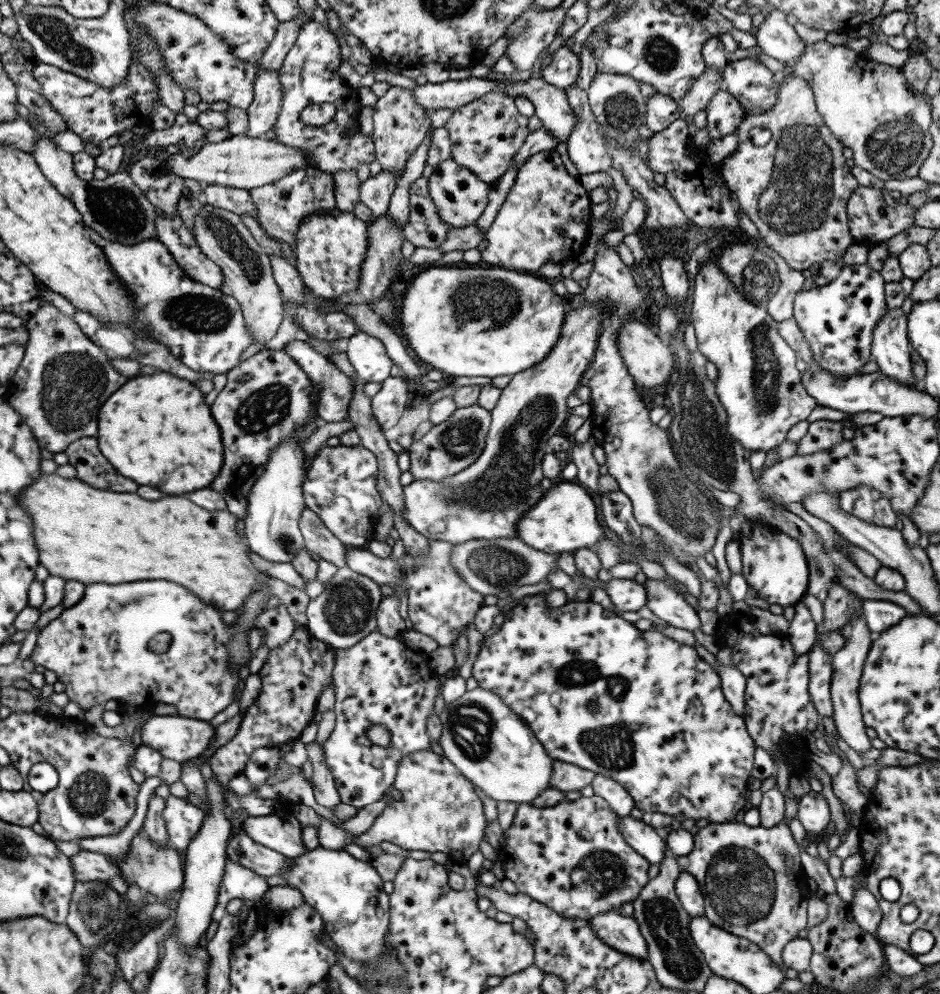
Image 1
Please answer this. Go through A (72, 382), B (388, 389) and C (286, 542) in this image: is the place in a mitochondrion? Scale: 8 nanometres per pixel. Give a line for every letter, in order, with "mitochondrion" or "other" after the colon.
A: mitochondrion
B: other
C: mitochondrion

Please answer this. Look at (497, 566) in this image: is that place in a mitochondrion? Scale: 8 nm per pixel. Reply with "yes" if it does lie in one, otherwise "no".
yes

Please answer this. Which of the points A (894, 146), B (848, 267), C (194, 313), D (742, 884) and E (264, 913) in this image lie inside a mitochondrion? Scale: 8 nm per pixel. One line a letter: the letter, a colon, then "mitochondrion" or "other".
A: mitochondrion
B: other
C: mitochondrion
D: mitochondrion
E: other

